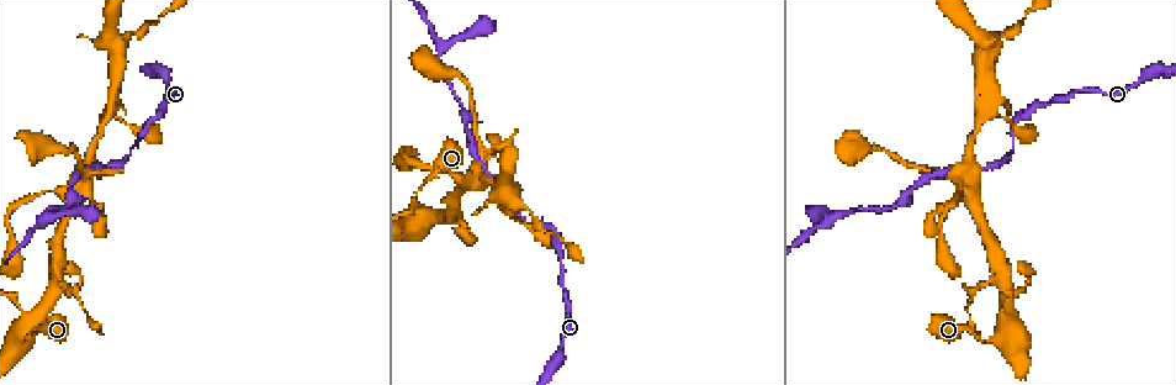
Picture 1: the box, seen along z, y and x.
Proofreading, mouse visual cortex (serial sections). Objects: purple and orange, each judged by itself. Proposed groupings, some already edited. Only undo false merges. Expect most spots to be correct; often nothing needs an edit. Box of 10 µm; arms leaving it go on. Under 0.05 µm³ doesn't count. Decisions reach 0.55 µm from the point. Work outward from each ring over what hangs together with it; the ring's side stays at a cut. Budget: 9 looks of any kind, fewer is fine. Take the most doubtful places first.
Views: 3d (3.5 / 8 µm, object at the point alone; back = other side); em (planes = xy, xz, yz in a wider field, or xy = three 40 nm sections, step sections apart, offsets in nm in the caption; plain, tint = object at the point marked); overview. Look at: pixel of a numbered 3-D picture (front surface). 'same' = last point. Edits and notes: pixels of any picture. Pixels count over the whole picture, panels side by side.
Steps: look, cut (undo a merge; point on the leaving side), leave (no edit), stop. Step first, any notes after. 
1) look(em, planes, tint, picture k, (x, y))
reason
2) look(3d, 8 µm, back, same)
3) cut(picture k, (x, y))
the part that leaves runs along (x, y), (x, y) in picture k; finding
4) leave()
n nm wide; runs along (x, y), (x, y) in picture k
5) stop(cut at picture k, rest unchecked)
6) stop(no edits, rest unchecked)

look(3d, 3.5 µm, picture 1, (21, 335))
four-way junction

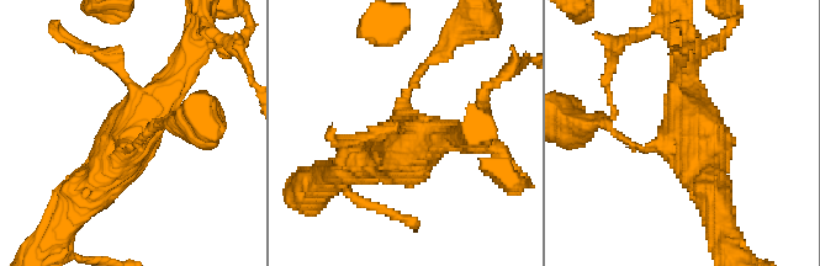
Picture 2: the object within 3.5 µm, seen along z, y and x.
look(em, xy, step 5, tint, picture 2, (402, 124))

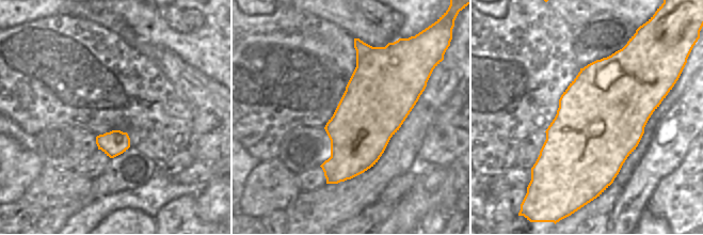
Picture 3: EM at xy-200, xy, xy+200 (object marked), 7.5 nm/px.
leave()
4 arms; runs along (152, 131), (126, 145), (175, 74) in picture 2; one cell here

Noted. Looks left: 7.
look(3d, 3.5 µm, picture 1, (80, 186))
looks like a crossing

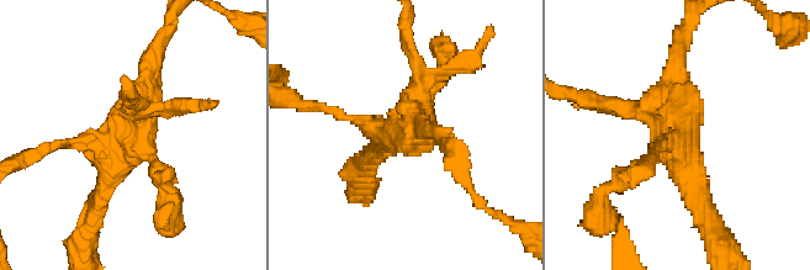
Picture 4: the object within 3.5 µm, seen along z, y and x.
leave()
runs along (90, 207), (152, 59) in picture 4; one cell here

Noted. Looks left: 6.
look(3d, 3.5 µm, picture 1, (988, 112))
thin arm on a thick one

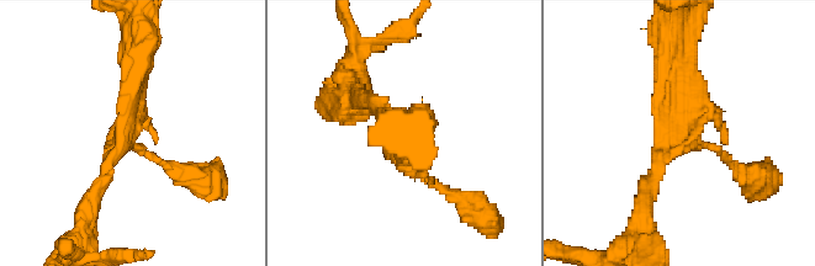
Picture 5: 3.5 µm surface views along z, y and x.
look(em, planes, tint, picture 5, (685, 133))
need the tissue

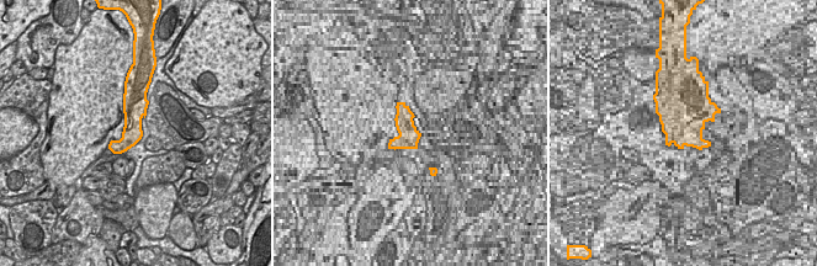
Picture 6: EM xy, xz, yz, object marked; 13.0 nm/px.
leave()
runs along (91, 198), (128, 129), (136, 62) in picture 5; all the same cell

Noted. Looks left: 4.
look(3d, 3.5 µm, picture 1, (1026, 284))
sharp bend

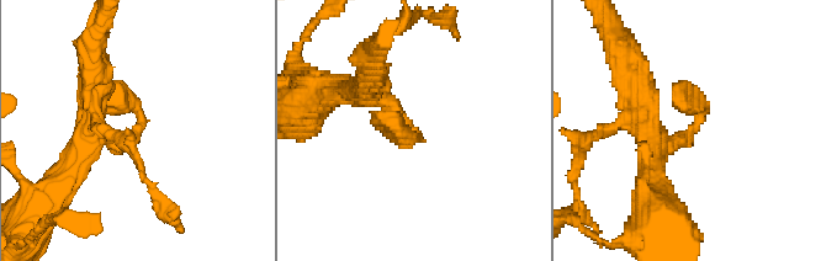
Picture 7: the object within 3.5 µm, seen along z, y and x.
look(em, planes, tint, picture 7, (697, 126))
now the EM

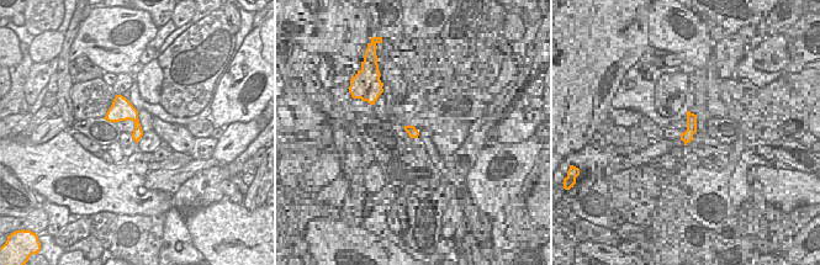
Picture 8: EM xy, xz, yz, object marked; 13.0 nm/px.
leave()
runs along (85, 139), (93, 97) in picture 7; one cell here

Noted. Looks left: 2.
stop(no edits, rest unchecked)

